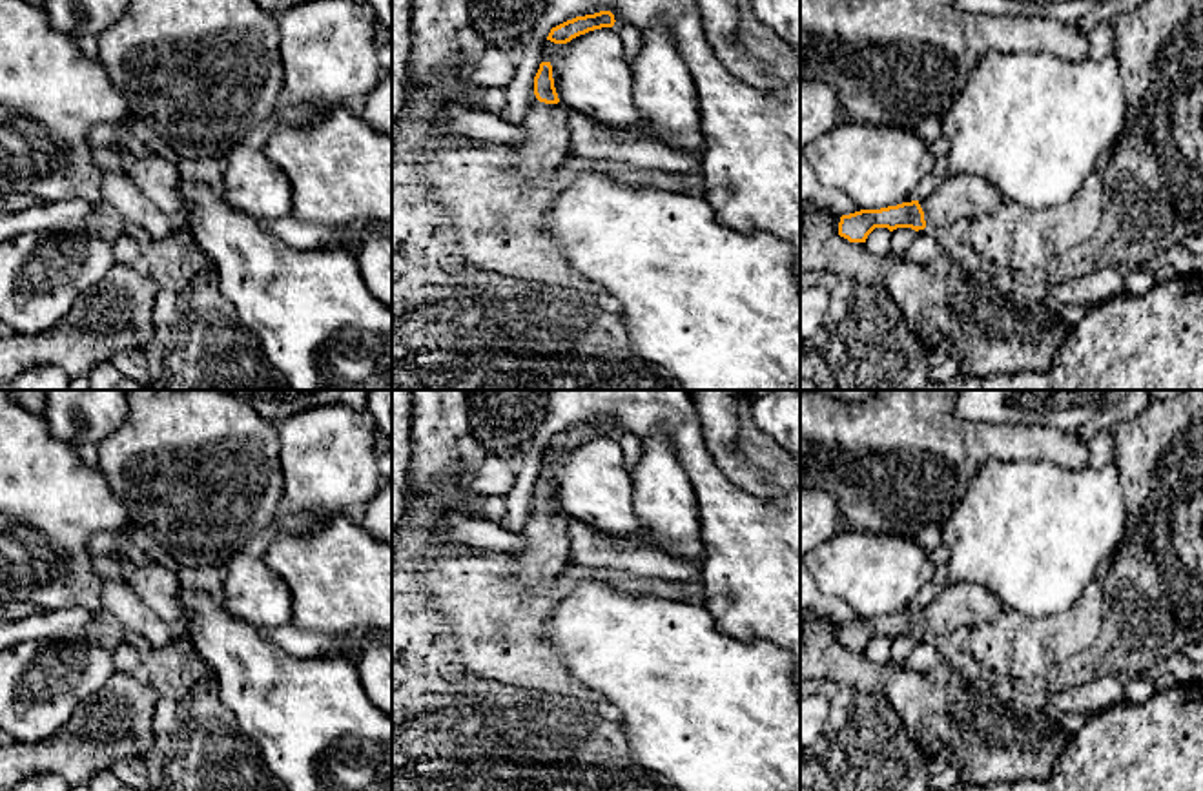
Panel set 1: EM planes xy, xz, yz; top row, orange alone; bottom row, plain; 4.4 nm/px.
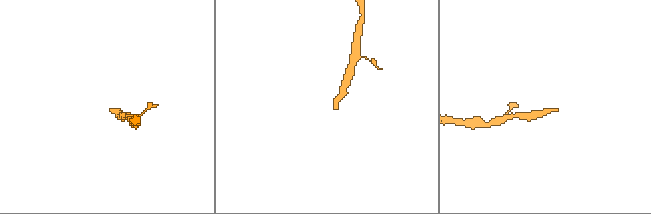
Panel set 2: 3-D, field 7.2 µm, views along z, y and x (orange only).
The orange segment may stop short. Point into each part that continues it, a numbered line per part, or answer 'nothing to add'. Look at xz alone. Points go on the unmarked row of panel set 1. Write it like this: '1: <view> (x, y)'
1: xz (547, 540)

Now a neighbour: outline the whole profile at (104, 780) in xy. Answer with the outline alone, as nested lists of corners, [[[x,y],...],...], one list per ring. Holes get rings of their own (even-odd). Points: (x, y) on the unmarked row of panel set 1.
[[[111,769],[93,775],[87,786],[89,791],[139,791],[124,784]]]

